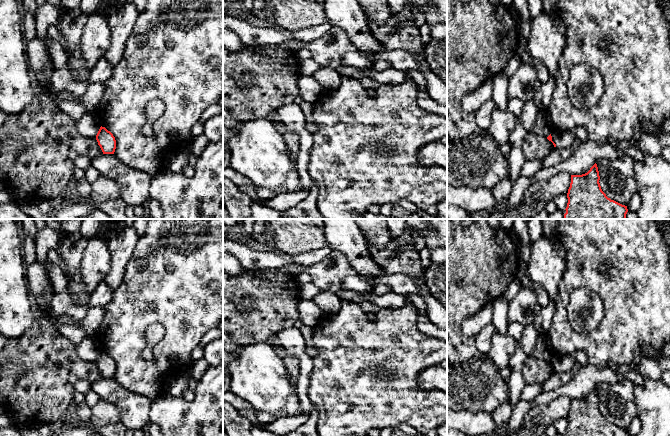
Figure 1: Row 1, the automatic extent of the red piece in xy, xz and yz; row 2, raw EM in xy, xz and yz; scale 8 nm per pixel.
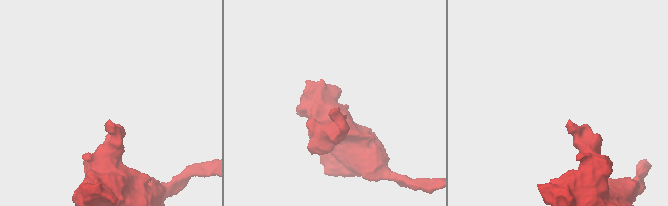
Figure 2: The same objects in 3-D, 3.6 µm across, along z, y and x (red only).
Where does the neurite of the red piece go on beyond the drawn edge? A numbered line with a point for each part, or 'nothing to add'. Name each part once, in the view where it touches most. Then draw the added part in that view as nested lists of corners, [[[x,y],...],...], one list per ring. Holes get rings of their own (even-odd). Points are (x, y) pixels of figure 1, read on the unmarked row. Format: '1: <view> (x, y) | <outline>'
nothing to add

